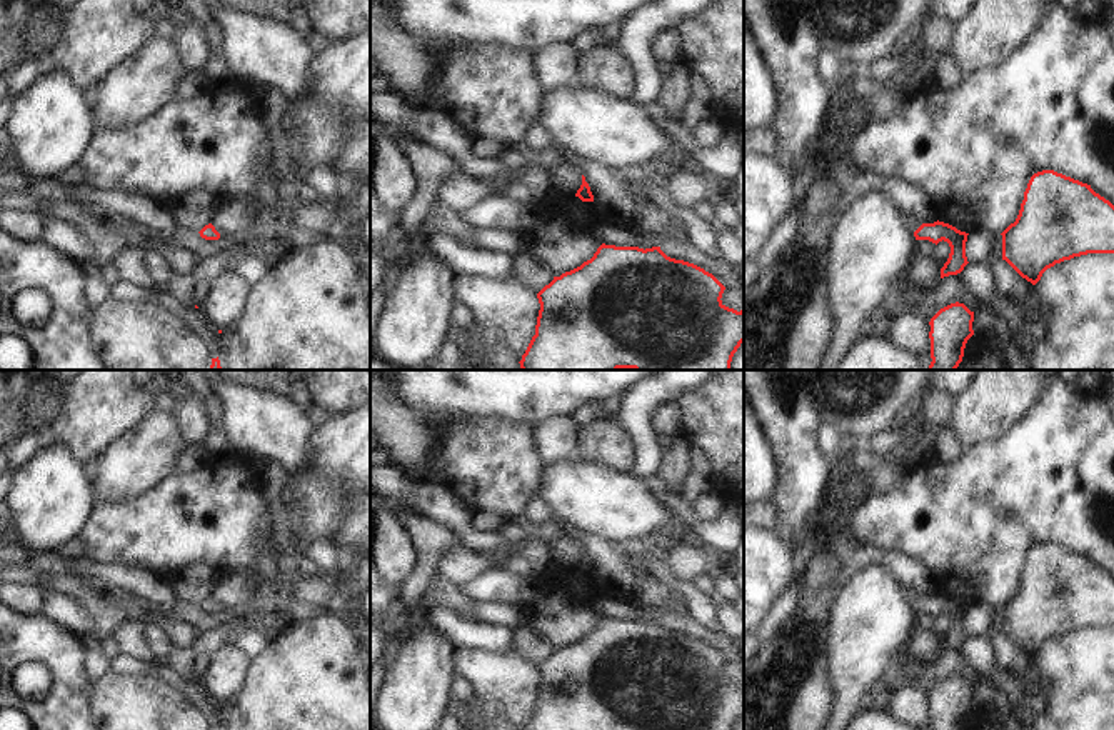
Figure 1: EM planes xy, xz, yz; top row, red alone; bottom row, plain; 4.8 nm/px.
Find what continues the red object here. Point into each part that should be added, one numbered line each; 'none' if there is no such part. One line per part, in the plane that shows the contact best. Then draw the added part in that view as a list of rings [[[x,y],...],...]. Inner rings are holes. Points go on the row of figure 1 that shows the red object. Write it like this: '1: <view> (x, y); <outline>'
none

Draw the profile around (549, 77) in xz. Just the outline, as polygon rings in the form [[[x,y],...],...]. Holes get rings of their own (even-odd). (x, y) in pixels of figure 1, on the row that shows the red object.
[[[552,43],[532,55],[532,72],[544,93],[575,85],[577,53],[570,43]]]

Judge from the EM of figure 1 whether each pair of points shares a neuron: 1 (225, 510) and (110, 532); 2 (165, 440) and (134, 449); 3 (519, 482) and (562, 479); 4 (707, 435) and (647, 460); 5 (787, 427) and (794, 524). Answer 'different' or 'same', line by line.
1: same
2: same
3: different
4: different
5: same

